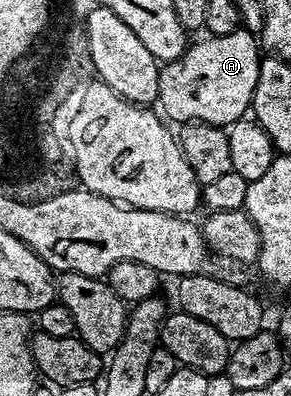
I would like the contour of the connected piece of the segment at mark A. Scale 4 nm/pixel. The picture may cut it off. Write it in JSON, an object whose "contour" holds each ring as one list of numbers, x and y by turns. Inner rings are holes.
{"contour":[[243,28,232,31,232,35,207,36,205,40,193,42,182,56,161,66,156,101,166,105,165,116,171,122,203,121,228,127,233,121,243,120,250,109,263,59,260,41]]}

